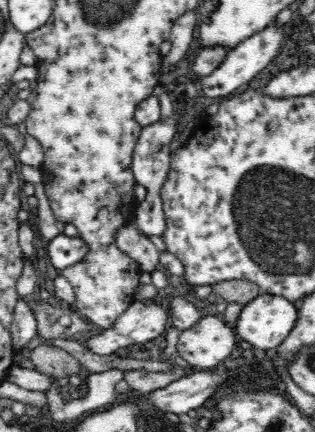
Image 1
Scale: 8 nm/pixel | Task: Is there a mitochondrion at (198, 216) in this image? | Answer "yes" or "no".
no

